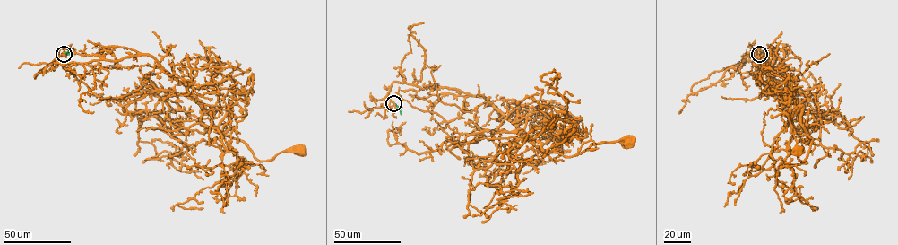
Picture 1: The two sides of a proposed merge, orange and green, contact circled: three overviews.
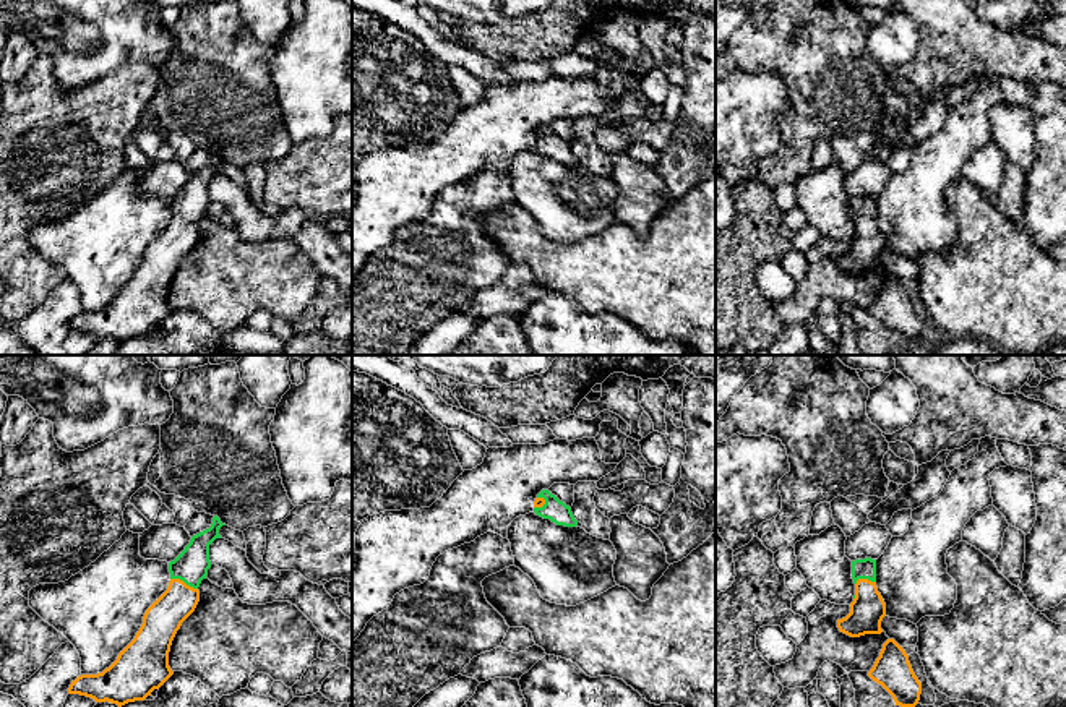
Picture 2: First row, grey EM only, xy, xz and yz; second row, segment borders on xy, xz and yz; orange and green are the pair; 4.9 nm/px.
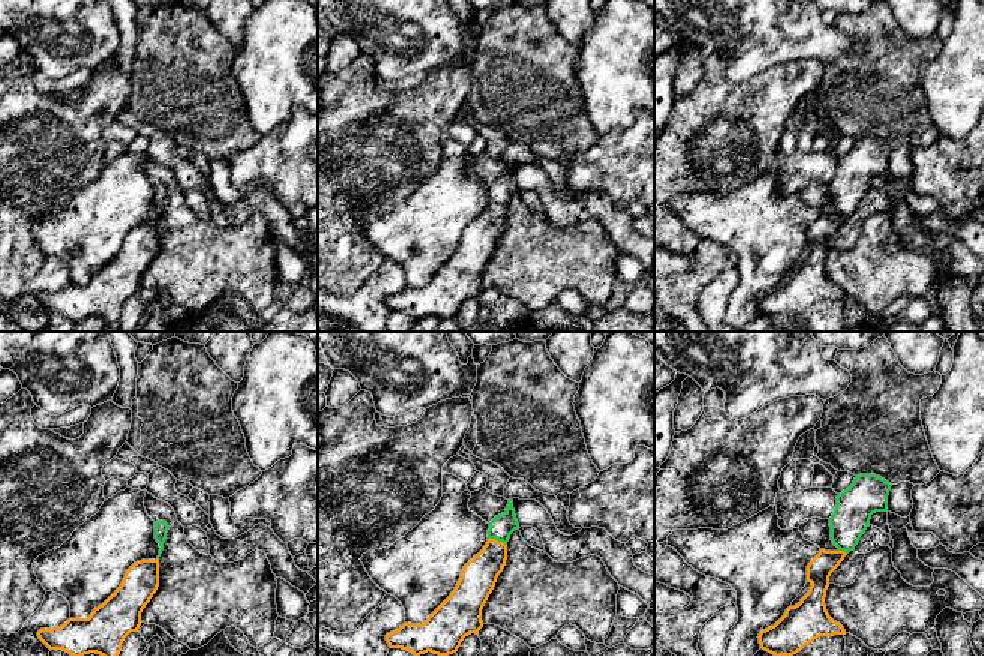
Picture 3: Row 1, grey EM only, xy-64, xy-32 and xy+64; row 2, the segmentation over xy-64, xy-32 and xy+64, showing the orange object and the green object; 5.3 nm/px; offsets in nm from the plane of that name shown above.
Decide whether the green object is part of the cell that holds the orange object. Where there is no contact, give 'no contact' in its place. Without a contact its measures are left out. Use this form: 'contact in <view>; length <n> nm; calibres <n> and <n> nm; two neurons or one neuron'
contact in xy; length 150 nm; calibres 190 and 170 nm; one neuron

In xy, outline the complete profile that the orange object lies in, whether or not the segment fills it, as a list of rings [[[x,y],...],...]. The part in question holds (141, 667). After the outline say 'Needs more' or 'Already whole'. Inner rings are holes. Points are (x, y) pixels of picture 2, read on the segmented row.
[[[214,516],[209,529],[191,537],[185,550],[169,563],[169,587],[146,610],[135,639],[102,673],[81,675],[71,681],[68,694],[122,707],[144,701],[174,675],[169,666],[170,645],[182,623],[200,602],[198,587],[211,568],[209,545],[221,538],[222,525],[226,524]]]. Needs more

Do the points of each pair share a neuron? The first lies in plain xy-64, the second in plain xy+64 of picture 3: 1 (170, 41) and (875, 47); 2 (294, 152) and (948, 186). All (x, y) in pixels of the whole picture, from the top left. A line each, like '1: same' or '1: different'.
1: same
2: same

